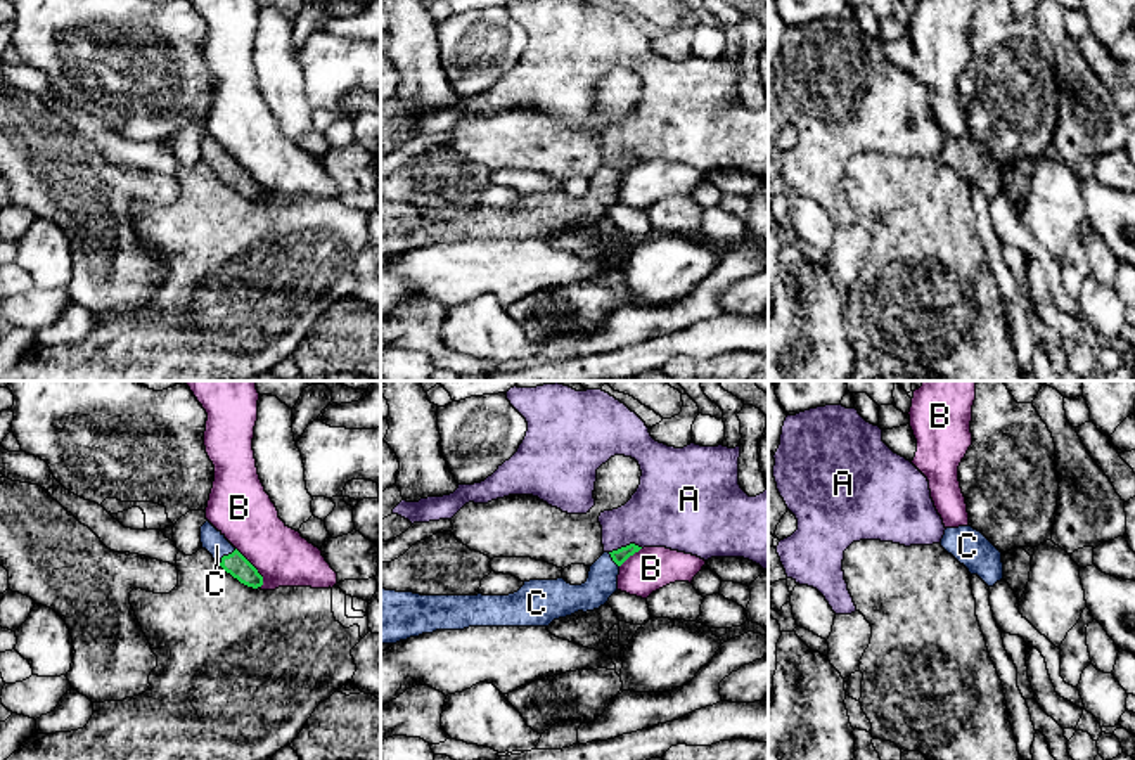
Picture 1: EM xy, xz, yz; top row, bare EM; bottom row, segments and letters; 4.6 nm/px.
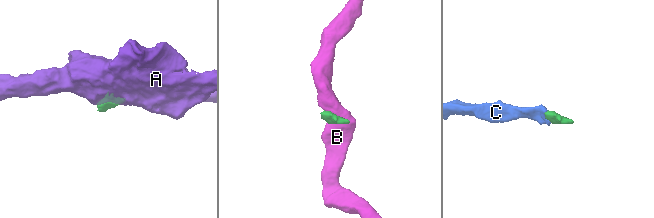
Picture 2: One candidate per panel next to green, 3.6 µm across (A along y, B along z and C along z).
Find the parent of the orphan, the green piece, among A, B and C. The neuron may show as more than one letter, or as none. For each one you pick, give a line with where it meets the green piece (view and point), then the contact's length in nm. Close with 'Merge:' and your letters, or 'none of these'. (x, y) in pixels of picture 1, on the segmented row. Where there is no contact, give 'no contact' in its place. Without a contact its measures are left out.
C: meets green in xy at (225, 556); contact 110 nm long
Merge: C

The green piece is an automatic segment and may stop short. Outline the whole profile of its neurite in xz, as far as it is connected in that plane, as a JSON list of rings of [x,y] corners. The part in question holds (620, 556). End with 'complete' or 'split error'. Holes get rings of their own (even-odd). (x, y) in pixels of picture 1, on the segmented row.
[[[642,547],[604,552],[581,585],[564,578],[529,580],[509,596],[420,596],[381,589],[381,644],[436,630],[469,627],[548,627],[578,611],[593,611],[618,592],[619,566]]] | split error

